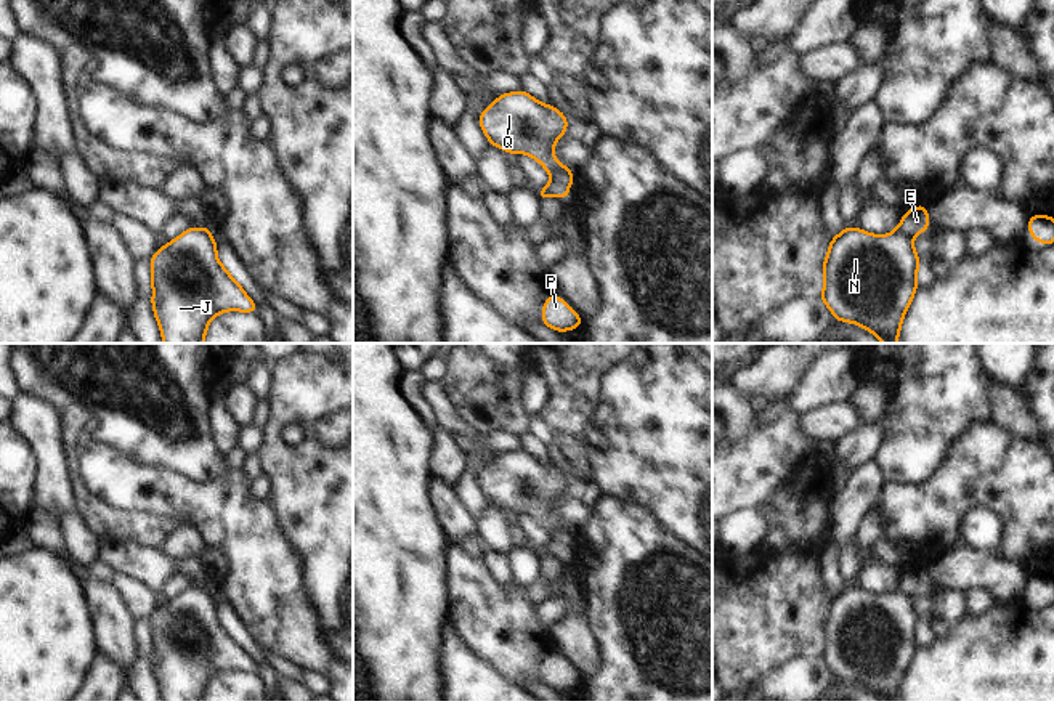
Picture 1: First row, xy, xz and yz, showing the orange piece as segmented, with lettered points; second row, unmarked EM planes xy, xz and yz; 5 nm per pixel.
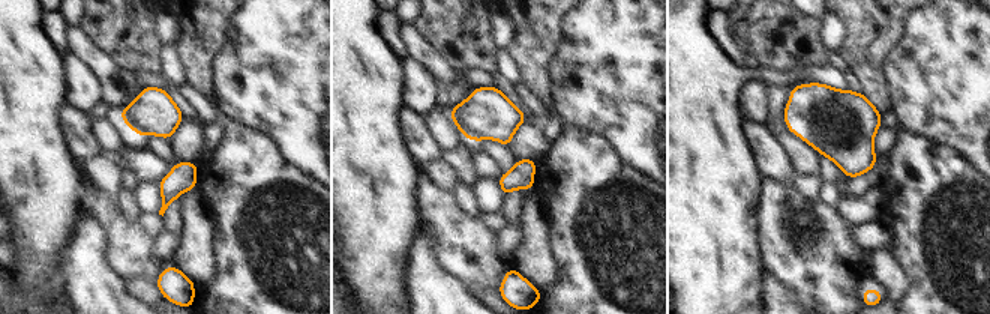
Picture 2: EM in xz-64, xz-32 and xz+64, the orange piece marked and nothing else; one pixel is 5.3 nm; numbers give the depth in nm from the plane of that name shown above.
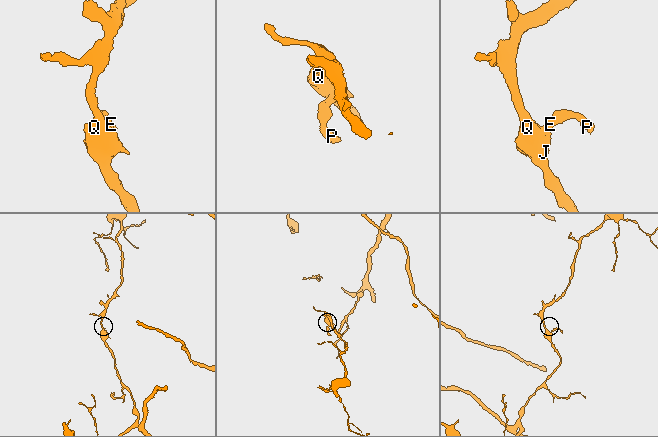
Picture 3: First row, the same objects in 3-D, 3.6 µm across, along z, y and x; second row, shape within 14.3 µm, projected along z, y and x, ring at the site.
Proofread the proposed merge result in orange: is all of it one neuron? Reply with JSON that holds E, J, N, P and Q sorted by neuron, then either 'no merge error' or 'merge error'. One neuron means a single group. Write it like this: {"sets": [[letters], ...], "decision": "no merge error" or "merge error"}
{"sets": [["E", "P"], ["J", "N", "Q"]], "decision": "merge error"}

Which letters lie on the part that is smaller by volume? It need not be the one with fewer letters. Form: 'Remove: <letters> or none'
Remove: E, P

